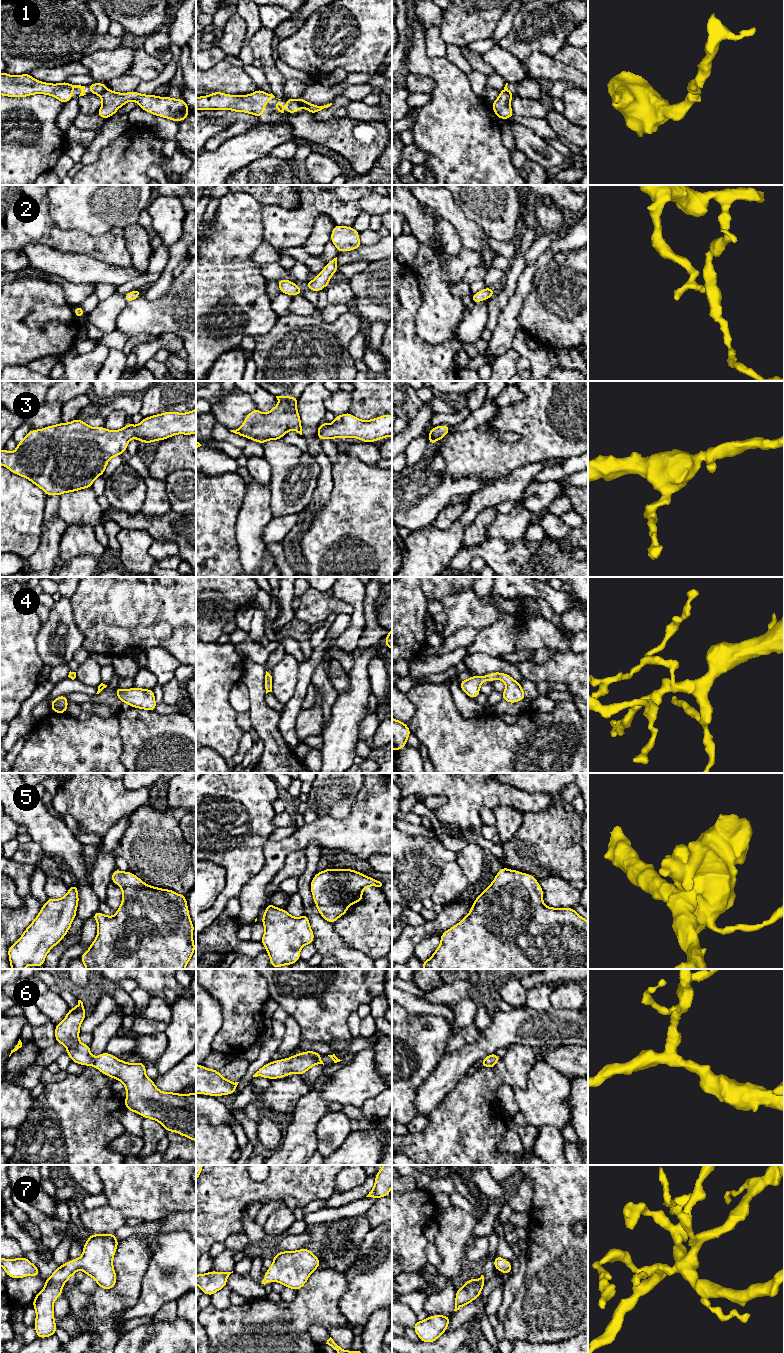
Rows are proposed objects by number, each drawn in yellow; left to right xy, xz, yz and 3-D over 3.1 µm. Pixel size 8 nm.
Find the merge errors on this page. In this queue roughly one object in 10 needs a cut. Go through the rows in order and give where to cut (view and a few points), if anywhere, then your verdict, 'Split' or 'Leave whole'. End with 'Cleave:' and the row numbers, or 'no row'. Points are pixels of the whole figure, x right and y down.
1: Split along xz (297, 99), (303, 107). Split
2: No split. Leave whole
3: No split. Leave whole
4: No split. Leave whole
5: No split. Leave whole
6: No split. Leave whole
7: No split. Leave whole
Cleave: 1

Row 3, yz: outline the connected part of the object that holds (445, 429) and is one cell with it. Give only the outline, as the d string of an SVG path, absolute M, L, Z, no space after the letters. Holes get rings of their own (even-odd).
M440 425L432 428L428 434L429 445L433 445L436 441L441 440L450 431L447 425Z

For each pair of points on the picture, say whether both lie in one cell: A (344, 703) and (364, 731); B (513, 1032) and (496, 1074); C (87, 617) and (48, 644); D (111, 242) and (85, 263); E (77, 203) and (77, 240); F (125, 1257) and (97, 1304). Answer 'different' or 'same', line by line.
A: different
B: different
C: different
D: different
E: different
F: same

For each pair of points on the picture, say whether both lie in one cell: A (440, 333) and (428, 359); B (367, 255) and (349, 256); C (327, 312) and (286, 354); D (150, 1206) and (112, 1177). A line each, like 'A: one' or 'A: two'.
A: two
B: one
C: two
D: one

